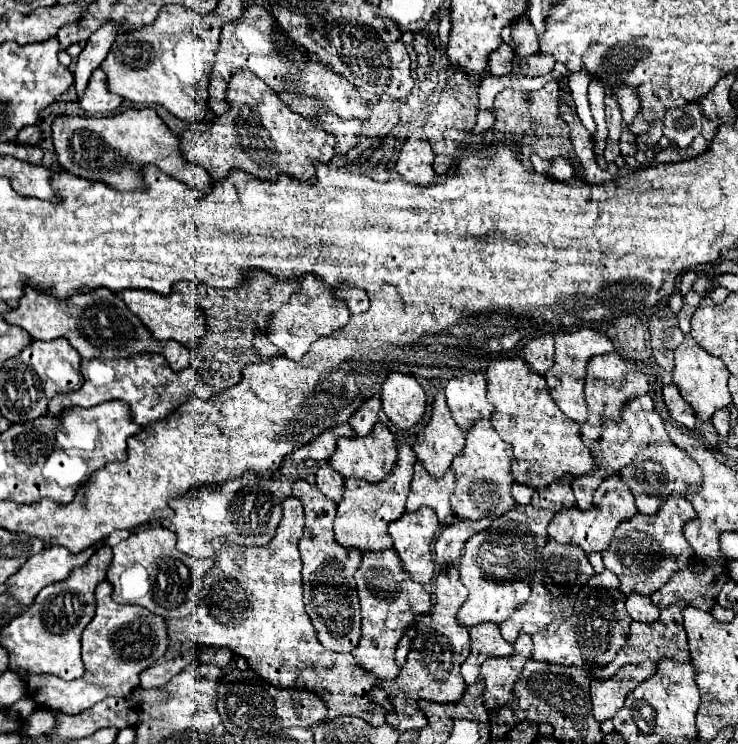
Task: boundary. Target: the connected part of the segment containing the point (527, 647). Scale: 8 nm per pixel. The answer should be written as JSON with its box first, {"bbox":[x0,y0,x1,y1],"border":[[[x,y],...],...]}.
{"bbox":[482,632,532,712],"border":[[[522,632],[514,644],[514,654],[510,658],[488,658],[482,664],[482,680],[486,684],[484,708],[488,712],[506,708],[516,702],[512,688],[526,660],[530,658],[530,652],[532,652],[532,638]]]}

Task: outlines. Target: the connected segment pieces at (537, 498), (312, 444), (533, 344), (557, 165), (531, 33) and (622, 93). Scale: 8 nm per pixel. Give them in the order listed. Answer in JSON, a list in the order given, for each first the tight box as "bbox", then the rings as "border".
[{"bbox":[532,476,576,512],"border":[[[565,476],[562,484],[552,484],[548,488],[536,490],[536,494],[532,496],[532,506],[534,508],[548,508],[548,510],[552,508],[554,512],[558,508],[576,506],[576,500],[574,500],[574,494],[570,488],[572,480],[570,476]]]},{"bbox":[290,424,354,463],"border":[[[336,424],[334,428],[324,430],[320,436],[316,436],[314,440],[310,440],[308,444],[302,446],[302,450],[295,450],[290,459],[296,463],[305,462],[308,459],[316,461],[327,460],[335,451],[336,440],[340,436],[354,436],[354,430],[350,428],[350,424]]]},{"bbox":[520,334,554,376],"border":[[[542,334],[540,338],[533,338],[524,346],[520,356],[532,372],[544,376],[544,372],[548,372],[548,368],[552,368],[554,364],[554,352],[554,336]]]},{"bbox":[547,158,575,181],"border":[[[553,158],[550,160],[551,165],[547,173],[560,181],[572,179],[575,177],[575,170],[572,168],[572,162],[570,164],[568,162],[570,162],[568,158]]]},{"bbox":[512,14,540,56],"border":[[[524,14],[524,18],[518,18],[516,24],[512,24],[512,36],[516,42],[516,54],[518,56],[538,54],[538,50],[540,50],[538,36],[536,36],[534,26],[528,20],[528,14]]]},{"bbox":[616,88,640,128],"border":[[[616,88],[616,98],[618,98],[618,104],[622,108],[624,128],[630,128],[634,114],[640,110],[640,98],[636,96],[634,88]]]}]

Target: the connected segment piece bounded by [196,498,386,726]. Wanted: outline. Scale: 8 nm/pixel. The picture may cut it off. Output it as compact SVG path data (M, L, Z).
M288 498L282 504L284 516L276 530L276 536L270 544L260 548L248 548L238 546L228 540L216 542L216 556L210 572L204 576L204 588L200 592L200 604L196 610L196 616L200 620L200 644L202 646L214 646L214 648L228 648L236 656L244 658L248 666L268 684L276 688L302 688L308 692L314 692L320 696L328 708L326 720L332 720L336 716L356 716L372 726L382 726L384 720L384 708L374 704L370 700L372 686L376 684L376 678L368 672L364 672L356 662L352 654L336 654L326 650L312 628L312 622L304 610L302 602L302 562L298 552L298 540L302 536L304 528L304 508L298 498Z

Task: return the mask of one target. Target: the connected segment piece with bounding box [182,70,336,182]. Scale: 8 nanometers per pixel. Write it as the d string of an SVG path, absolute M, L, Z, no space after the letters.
M240 70L236 72L236 76L232 76L230 84L228 84L228 102L232 104L232 108L224 114L214 118L212 126L208 128L208 134L200 136L194 132L184 132L182 134L182 150L184 156L192 162L202 164L212 180L222 180L224 176L228 176L228 172L232 168L240 168L260 180L268 180L268 182L276 182L278 176L284 172L292 178L298 178L302 182L308 182L314 178L316 170L314 170L314 162L322 162L328 164L335 155L334 146L336 139L332 134L312 126L306 118L296 116L290 108L286 108L282 104L282 100L272 92L272 88L268 88L260 78L256 78L252 72L248 70Z

